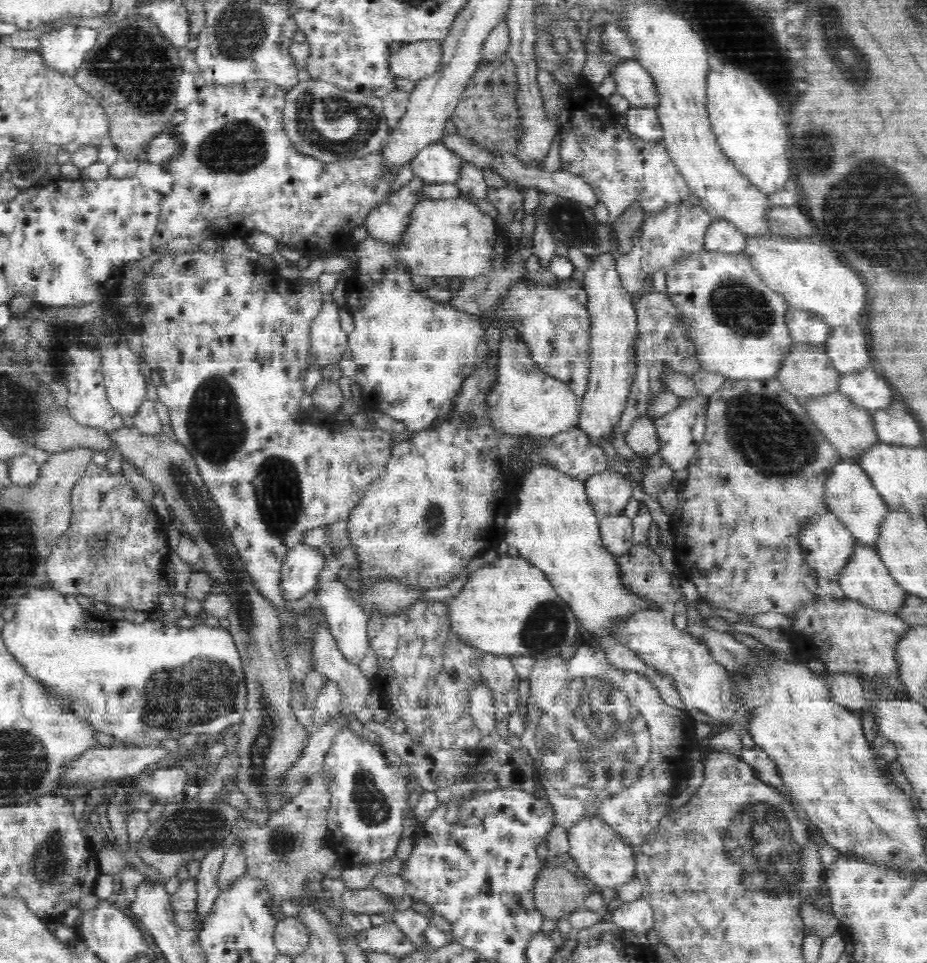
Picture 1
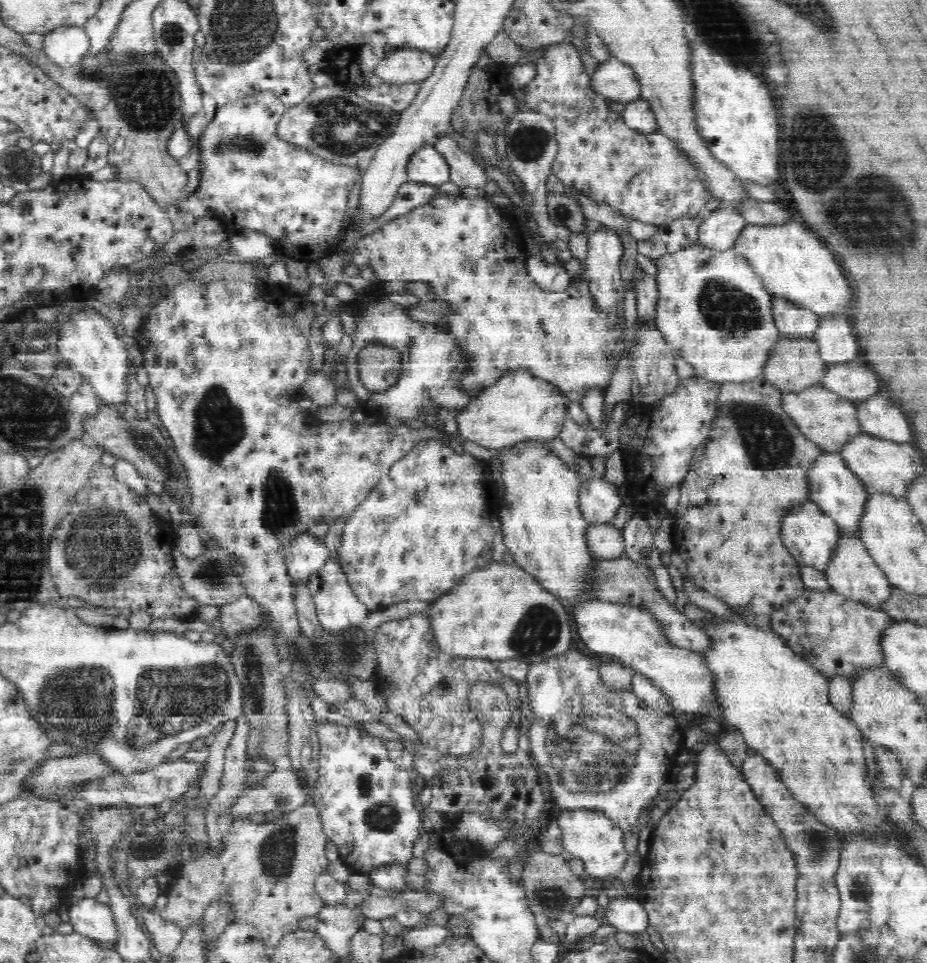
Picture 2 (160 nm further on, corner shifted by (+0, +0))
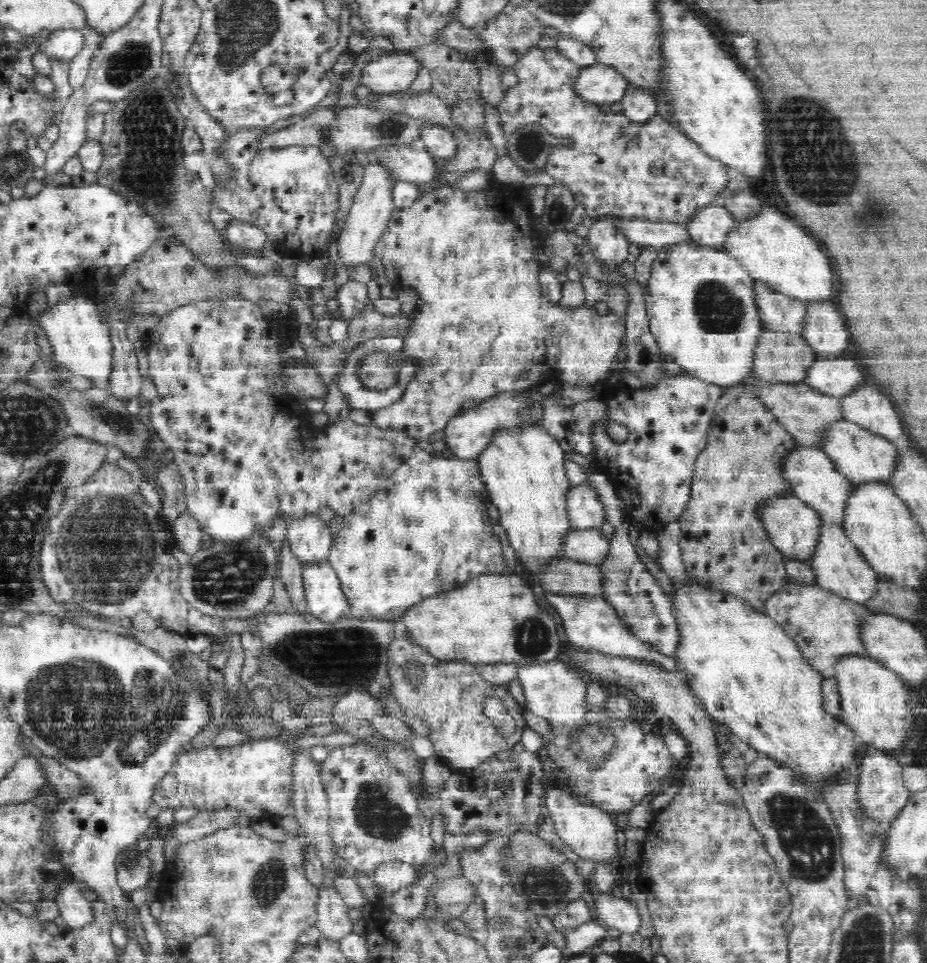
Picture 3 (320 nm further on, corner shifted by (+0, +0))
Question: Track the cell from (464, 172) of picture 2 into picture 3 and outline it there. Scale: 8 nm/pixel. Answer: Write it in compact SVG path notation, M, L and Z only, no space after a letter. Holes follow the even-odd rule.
M430 125L423 130L420 145L423 145L432 156L446 160L446 164L459 155L456 136L438 125Z

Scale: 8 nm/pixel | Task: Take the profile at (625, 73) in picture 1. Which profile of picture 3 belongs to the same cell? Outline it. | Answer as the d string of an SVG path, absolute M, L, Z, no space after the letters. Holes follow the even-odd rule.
M598 63L586 67L577 80L577 93L594 103L621 101L631 83L614 66Z

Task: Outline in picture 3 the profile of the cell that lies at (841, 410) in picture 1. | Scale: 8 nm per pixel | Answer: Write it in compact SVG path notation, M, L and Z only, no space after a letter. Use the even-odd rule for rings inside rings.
M750 375L743 383L758 384L760 396L766 403L766 407L772 411L776 419L784 425L784 428L798 441L800 447L819 448L825 443L830 430L836 424L844 422L844 398L830 396L812 389L807 383L802 384L768 384L756 380Z

